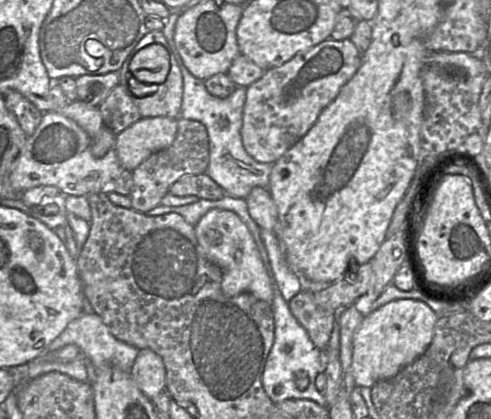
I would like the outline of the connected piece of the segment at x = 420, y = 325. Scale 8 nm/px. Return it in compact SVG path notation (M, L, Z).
M415 299L393 300L365 315L353 338L351 368L355 385L371 388L414 362L429 347L437 319L426 303Z

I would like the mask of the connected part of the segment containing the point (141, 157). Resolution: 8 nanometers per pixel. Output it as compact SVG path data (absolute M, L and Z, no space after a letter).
M141 118L118 134L115 150L123 170L133 172L149 156L169 147L177 128L175 118Z

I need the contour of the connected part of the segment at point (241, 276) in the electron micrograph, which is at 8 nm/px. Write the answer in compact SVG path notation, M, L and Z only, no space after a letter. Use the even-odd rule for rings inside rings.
M217 208L211 209L194 226L194 231L205 257L222 270L221 288L225 295L250 293L272 304L274 292L259 250L252 234L236 213Z

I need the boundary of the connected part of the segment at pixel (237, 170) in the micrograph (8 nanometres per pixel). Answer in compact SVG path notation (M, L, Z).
M186 10L171 11L162 30L178 62L183 78L180 117L198 121L206 127L209 137L209 166L206 174L225 190L226 195L245 199L254 187L268 187L273 163L257 162L246 152L243 146L241 127L246 99L246 88L237 87L235 91L226 98L213 96L207 91L204 81L194 77L184 65L175 46L174 30L179 17L185 12Z

